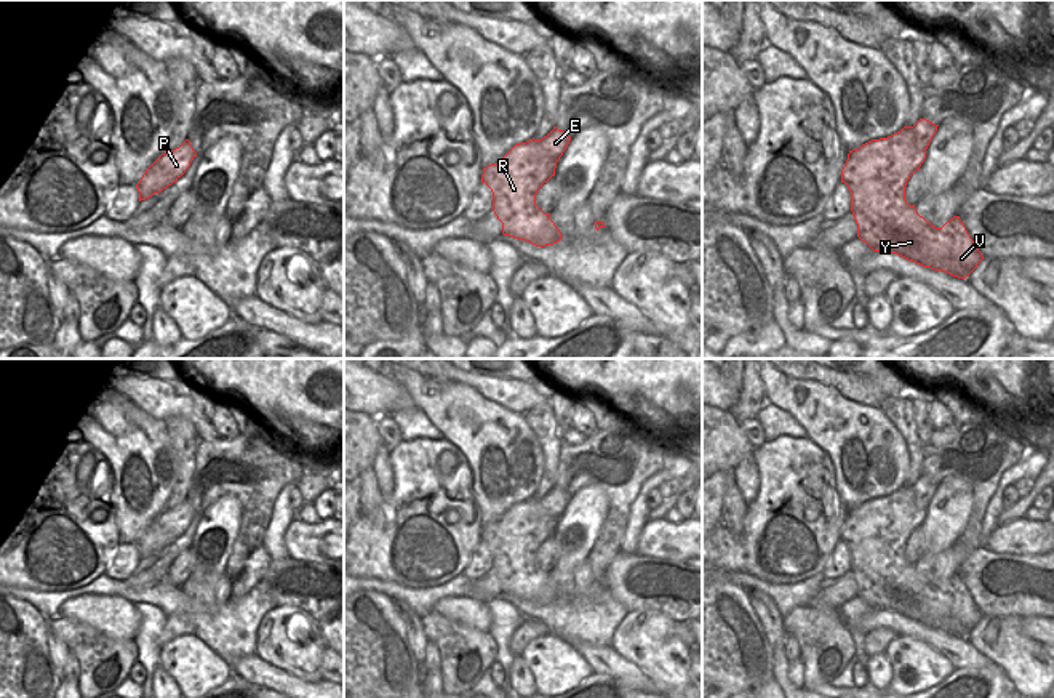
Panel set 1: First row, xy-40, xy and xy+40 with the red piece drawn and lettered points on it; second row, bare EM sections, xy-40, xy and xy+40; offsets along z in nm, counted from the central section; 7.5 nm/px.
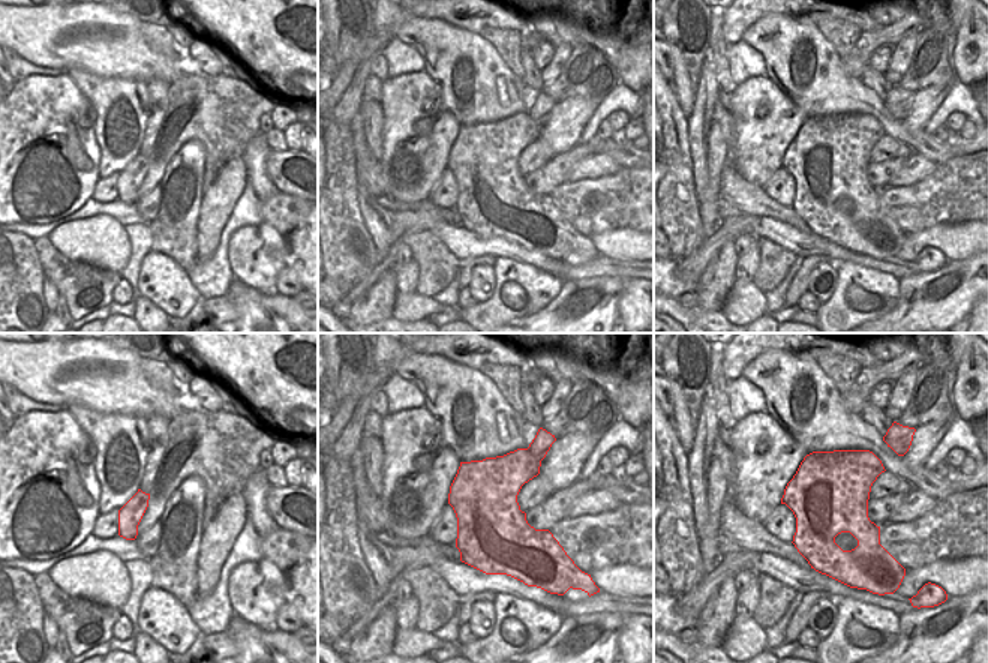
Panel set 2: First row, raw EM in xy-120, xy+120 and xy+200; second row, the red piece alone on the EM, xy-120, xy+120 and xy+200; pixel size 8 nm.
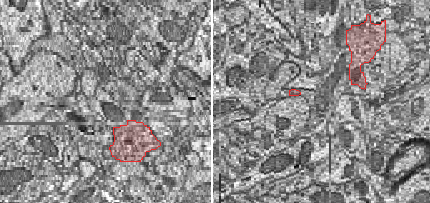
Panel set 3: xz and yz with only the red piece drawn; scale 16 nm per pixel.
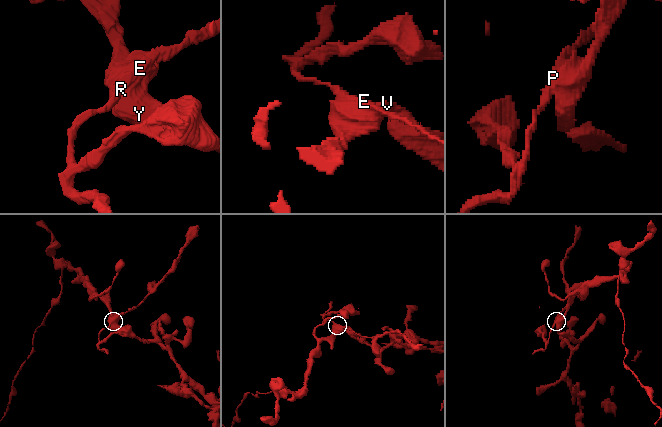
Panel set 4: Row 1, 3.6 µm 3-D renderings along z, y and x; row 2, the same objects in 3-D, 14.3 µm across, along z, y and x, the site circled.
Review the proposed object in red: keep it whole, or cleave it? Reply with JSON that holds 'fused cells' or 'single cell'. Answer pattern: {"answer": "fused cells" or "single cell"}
{"answer": "fused cells"}

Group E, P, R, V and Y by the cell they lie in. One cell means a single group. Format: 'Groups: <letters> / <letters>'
Groups: E P / R V Y

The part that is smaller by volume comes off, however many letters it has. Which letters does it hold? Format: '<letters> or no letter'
E, P

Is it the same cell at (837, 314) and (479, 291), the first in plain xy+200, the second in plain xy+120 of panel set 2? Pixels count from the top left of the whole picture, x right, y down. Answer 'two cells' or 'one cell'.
two cells

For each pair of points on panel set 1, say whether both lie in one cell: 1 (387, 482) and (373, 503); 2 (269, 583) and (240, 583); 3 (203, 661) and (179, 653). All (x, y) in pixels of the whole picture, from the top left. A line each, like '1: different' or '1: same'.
1: different
2: different
3: same

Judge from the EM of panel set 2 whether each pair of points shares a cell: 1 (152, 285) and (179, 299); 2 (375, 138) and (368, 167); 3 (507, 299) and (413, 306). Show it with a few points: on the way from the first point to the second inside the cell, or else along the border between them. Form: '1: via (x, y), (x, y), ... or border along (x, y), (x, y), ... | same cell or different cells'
1: via (158, 285), (165, 285), (173, 293) | same cell
2: border along (362, 120), (369, 152), (378, 161) | different cells
3: via (483, 312), (437, 308) | same cell

